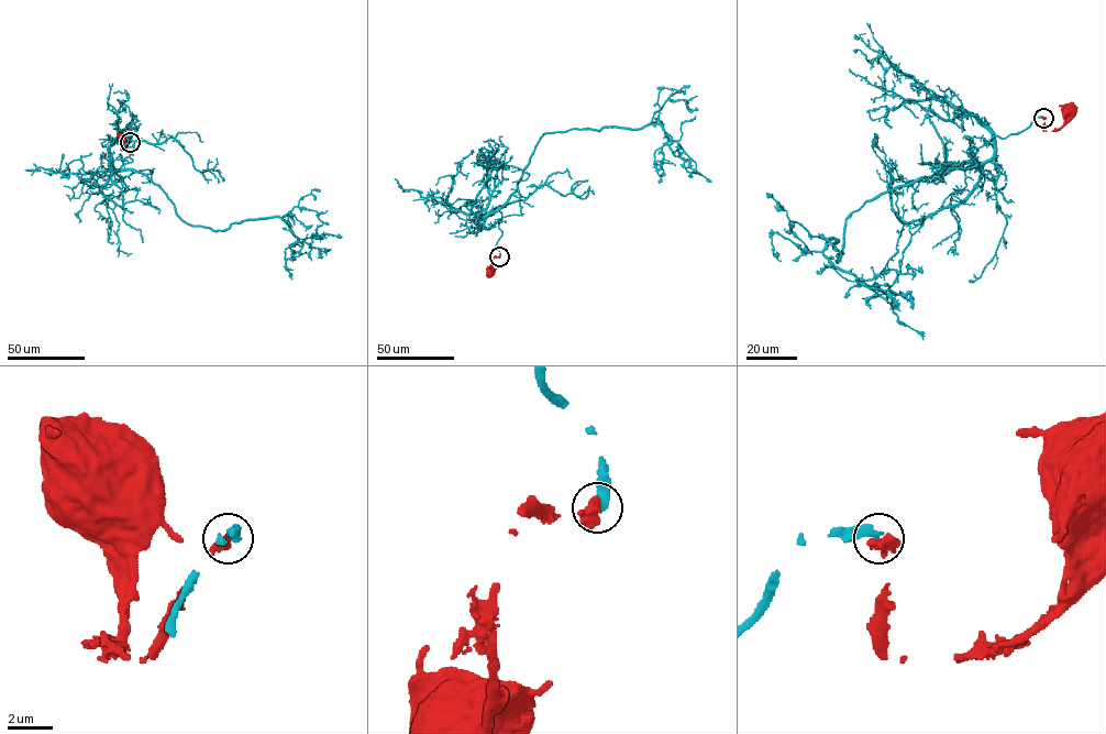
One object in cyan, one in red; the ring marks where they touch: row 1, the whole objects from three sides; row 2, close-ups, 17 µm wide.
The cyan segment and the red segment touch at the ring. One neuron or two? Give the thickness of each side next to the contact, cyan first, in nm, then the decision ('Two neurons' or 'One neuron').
Thickness 400 nm (cyan) against 550 nm. One neuron

